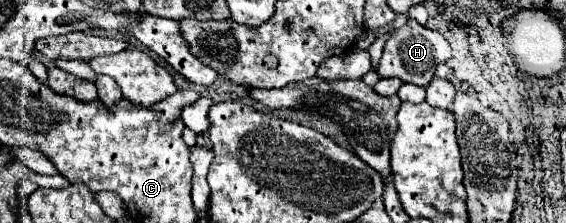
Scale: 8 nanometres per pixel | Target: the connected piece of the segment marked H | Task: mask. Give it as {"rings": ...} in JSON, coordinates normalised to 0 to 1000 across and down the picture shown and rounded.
{"rings":[[[721,81],[717,108],[710,126],[696,135],[689,152],[689,170],[682,179],[678,242],[668,287],[668,332],[671,332],[671,350],[707,350],[710,368],[724,368],[735,386],[756,386],[770,323],[770,296],[777,278],[788,278],[795,251],[799,251],[795,197],[777,143],[756,135],[756,126],[742,117],[731,81]]]}

